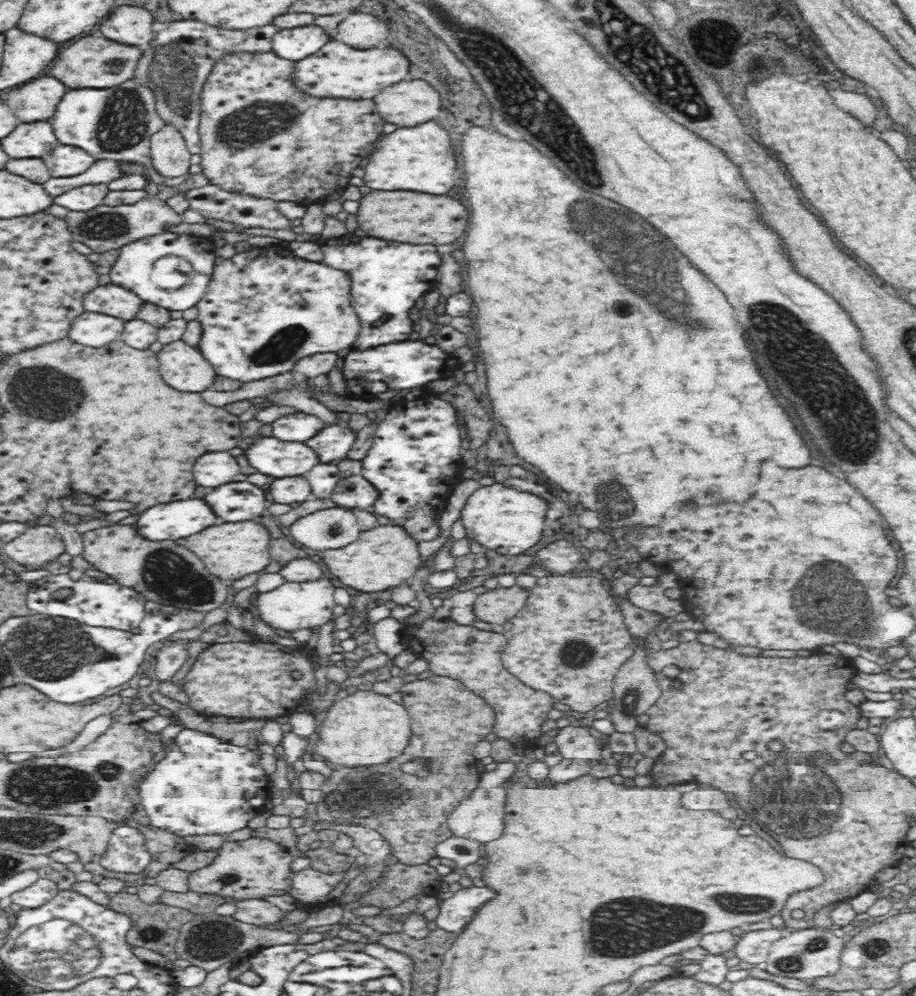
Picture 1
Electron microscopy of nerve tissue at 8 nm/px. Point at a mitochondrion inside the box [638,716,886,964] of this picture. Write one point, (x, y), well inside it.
(806, 791)

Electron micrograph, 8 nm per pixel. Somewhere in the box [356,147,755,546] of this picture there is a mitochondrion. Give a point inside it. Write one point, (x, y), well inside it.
(636, 259)

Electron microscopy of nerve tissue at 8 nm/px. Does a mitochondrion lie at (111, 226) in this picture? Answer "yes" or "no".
yes

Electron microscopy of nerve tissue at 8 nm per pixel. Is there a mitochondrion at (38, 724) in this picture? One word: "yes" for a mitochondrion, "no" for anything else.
no

